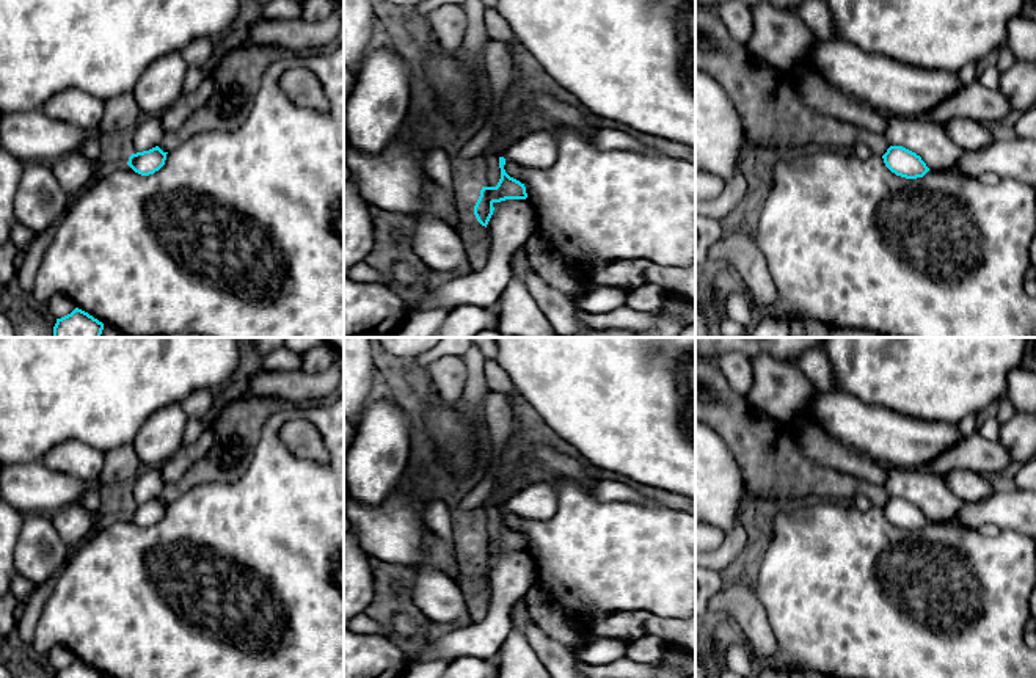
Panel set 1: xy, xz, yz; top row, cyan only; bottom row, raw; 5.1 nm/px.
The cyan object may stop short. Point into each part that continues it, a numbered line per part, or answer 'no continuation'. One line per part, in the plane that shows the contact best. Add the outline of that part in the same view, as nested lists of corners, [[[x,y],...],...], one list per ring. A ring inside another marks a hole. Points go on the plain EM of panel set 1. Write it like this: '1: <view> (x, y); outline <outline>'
no continuation

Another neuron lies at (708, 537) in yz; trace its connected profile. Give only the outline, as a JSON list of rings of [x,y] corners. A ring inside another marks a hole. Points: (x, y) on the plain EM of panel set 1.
[[[695,523],[695,551],[714,551],[724,541],[724,532],[708,523]]]

